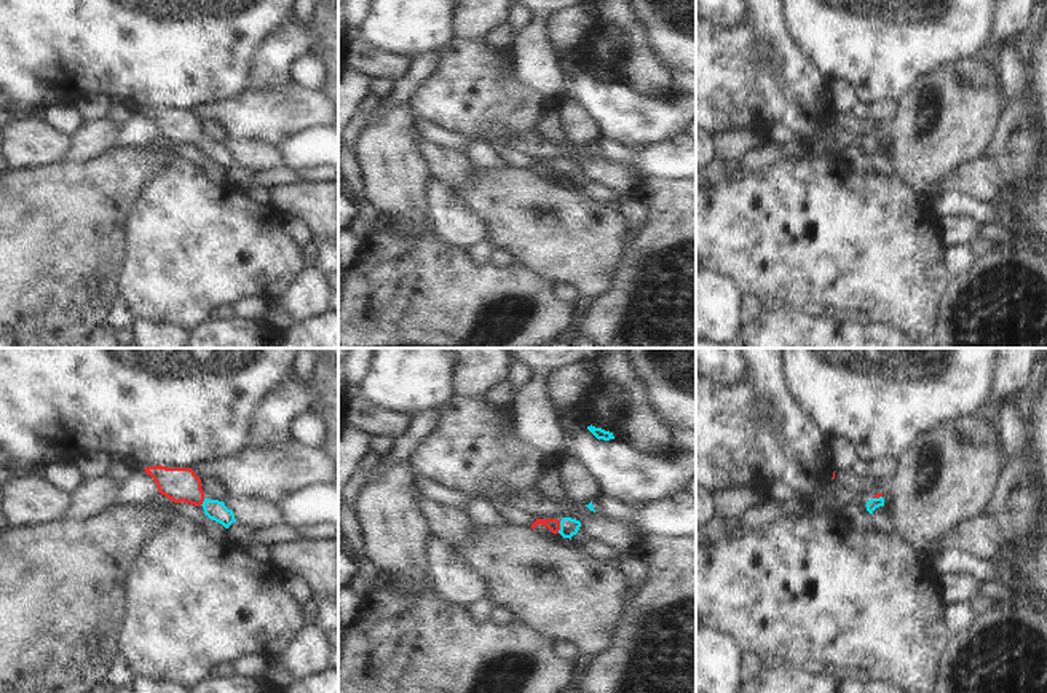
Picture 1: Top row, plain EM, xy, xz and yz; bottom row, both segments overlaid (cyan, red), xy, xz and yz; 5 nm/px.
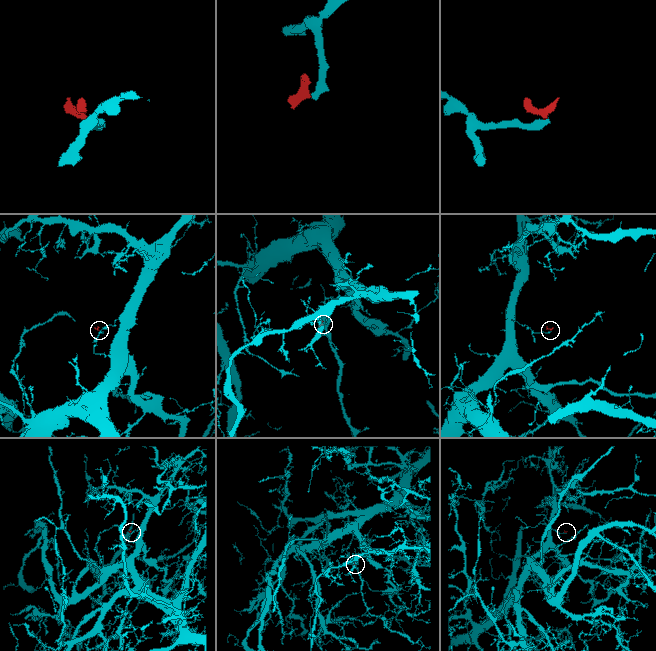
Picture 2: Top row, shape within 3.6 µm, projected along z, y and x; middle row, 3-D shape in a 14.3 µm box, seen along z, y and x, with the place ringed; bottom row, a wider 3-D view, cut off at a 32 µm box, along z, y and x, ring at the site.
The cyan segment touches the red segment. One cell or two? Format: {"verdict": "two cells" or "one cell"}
{"verdict": "one cell"}

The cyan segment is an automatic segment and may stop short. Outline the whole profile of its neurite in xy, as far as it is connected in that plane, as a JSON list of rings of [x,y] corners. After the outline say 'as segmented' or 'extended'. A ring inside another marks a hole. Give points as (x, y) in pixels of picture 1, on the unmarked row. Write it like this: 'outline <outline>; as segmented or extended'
outline [[[148,109],[144,110],[147,117],[153,120],[161,137],[168,139],[174,145],[190,145],[203,148],[204,156],[228,171],[236,164],[231,152],[223,144],[209,142],[204,139],[201,131],[201,121],[192,110],[166,110],[166,109]]]; extended

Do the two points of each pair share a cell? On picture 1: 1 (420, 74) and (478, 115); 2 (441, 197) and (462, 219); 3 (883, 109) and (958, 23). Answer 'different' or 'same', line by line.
1: different
2: same
3: different

